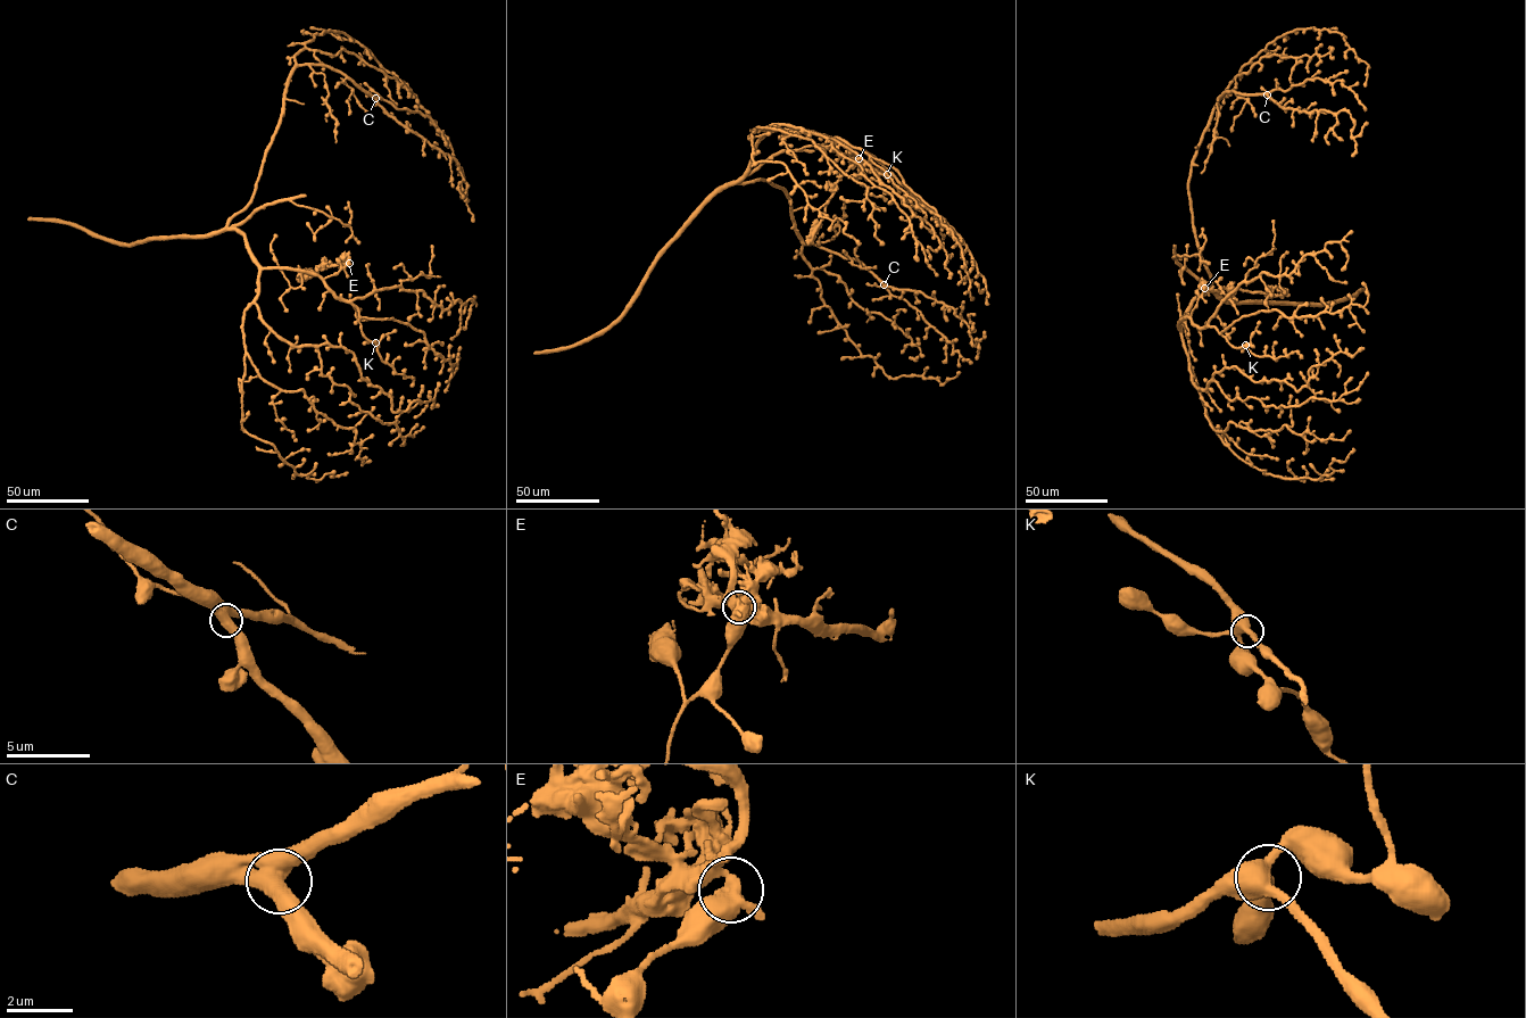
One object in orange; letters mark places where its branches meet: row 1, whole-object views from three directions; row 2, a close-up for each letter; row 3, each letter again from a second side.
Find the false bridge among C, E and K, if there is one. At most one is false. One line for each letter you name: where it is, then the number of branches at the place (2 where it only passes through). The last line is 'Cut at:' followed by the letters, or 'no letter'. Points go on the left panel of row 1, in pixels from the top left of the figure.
E: Place: (349, 263). Branches: 4
Cut at: E

